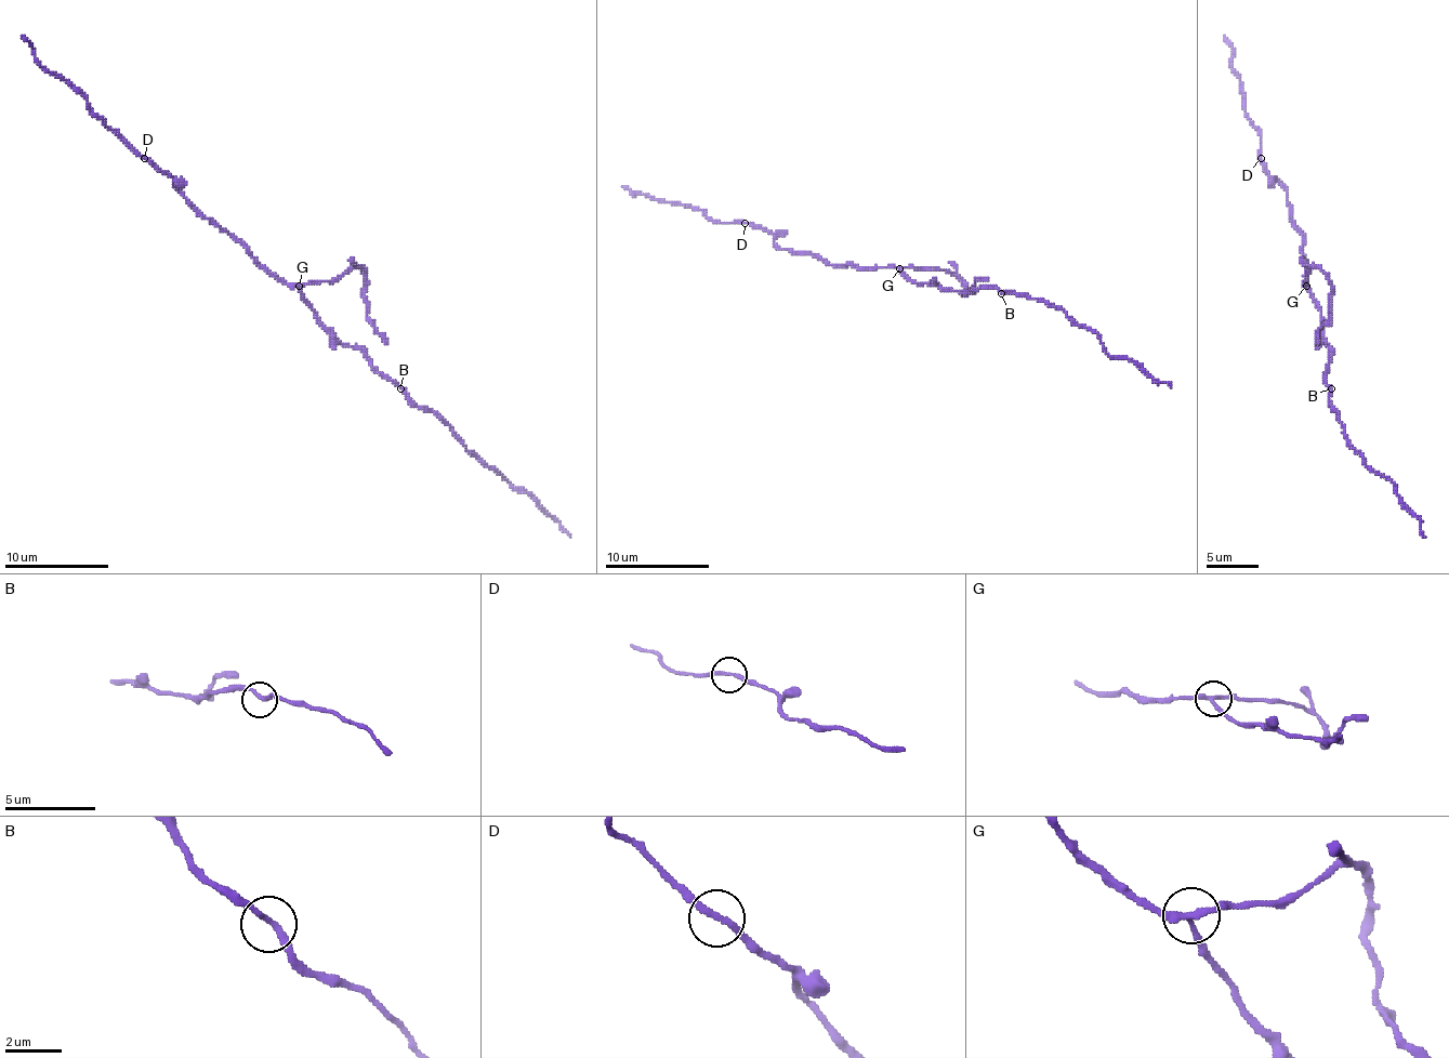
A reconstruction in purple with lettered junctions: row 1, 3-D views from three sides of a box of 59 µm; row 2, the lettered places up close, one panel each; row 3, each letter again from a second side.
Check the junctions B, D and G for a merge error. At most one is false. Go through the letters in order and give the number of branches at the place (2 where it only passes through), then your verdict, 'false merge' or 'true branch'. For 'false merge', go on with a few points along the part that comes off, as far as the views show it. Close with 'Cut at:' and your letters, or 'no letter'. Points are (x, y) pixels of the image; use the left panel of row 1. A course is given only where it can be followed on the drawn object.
B: 2 | true branch
D: 2 | true branch
G: 3 | false merge | (299, 287), (338, 281), (358, 268), (367, 320), (387, 344)
Cut at: G

